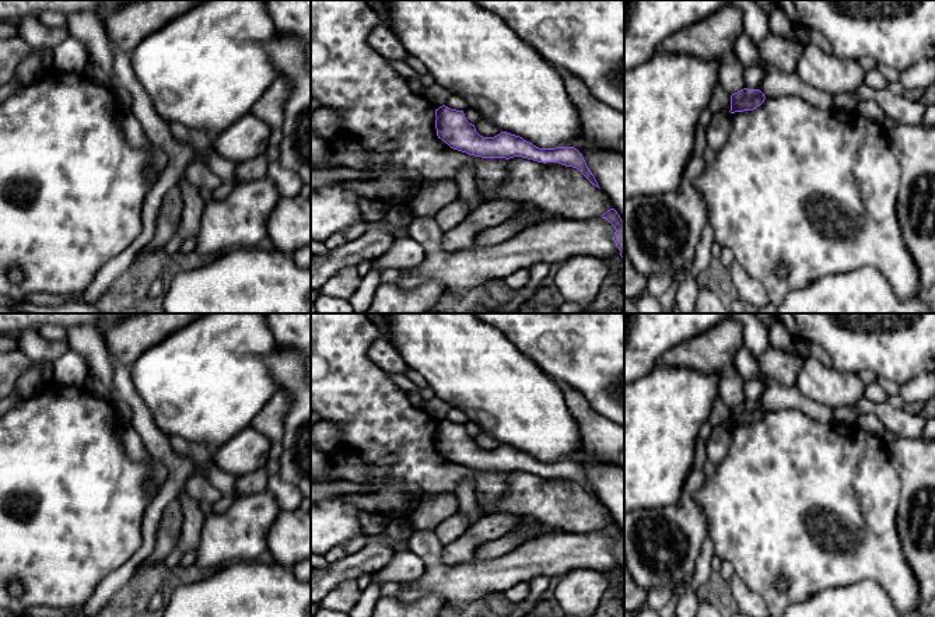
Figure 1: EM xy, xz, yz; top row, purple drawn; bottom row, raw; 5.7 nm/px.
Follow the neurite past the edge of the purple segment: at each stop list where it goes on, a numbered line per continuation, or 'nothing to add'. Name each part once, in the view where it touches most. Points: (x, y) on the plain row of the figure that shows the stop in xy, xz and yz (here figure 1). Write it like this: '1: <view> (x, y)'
nothing to add

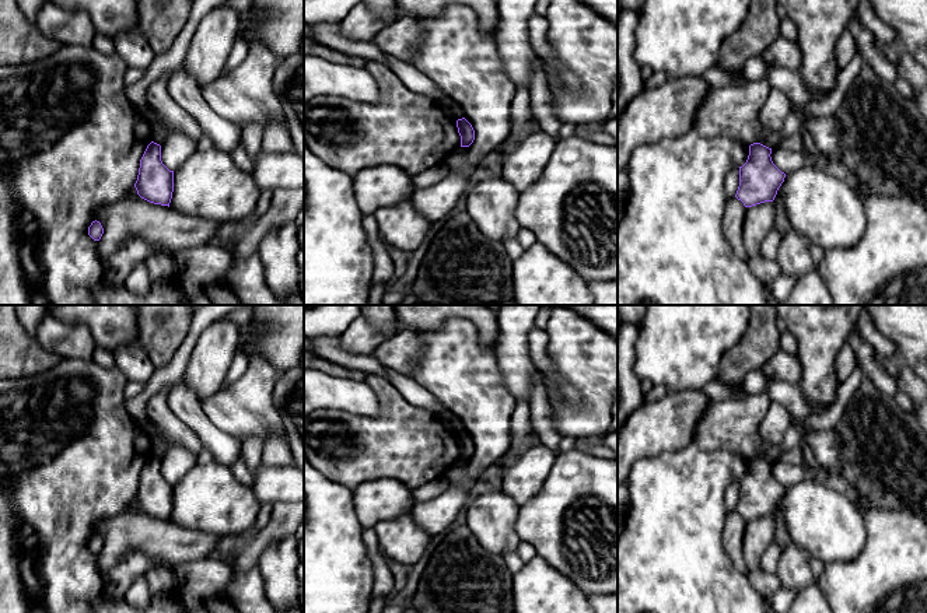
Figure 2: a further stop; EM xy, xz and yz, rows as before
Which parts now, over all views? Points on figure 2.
nothing to add

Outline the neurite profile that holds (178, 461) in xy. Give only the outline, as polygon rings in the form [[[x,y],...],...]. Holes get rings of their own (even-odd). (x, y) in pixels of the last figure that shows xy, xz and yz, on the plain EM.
[[[169,446],[161,459],[161,474],[169,484],[176,484],[196,465],[196,459],[185,446]]]

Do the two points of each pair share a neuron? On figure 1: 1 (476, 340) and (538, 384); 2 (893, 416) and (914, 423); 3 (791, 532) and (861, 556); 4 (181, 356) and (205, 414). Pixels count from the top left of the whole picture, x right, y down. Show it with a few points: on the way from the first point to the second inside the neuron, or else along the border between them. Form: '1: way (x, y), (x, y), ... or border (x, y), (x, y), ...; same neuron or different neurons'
1: way (491, 356), (522, 384); same neuron
2: way (899, 421), (909, 423); same neuron
3: way (808, 540), (823, 554), (844, 557); same neuron
4: way (195, 370), (205, 379), (205, 400); same neuron

